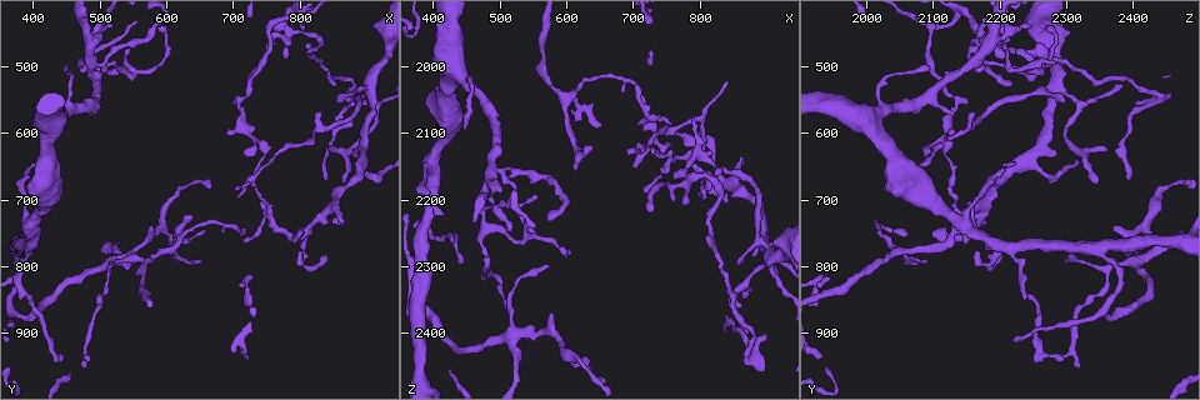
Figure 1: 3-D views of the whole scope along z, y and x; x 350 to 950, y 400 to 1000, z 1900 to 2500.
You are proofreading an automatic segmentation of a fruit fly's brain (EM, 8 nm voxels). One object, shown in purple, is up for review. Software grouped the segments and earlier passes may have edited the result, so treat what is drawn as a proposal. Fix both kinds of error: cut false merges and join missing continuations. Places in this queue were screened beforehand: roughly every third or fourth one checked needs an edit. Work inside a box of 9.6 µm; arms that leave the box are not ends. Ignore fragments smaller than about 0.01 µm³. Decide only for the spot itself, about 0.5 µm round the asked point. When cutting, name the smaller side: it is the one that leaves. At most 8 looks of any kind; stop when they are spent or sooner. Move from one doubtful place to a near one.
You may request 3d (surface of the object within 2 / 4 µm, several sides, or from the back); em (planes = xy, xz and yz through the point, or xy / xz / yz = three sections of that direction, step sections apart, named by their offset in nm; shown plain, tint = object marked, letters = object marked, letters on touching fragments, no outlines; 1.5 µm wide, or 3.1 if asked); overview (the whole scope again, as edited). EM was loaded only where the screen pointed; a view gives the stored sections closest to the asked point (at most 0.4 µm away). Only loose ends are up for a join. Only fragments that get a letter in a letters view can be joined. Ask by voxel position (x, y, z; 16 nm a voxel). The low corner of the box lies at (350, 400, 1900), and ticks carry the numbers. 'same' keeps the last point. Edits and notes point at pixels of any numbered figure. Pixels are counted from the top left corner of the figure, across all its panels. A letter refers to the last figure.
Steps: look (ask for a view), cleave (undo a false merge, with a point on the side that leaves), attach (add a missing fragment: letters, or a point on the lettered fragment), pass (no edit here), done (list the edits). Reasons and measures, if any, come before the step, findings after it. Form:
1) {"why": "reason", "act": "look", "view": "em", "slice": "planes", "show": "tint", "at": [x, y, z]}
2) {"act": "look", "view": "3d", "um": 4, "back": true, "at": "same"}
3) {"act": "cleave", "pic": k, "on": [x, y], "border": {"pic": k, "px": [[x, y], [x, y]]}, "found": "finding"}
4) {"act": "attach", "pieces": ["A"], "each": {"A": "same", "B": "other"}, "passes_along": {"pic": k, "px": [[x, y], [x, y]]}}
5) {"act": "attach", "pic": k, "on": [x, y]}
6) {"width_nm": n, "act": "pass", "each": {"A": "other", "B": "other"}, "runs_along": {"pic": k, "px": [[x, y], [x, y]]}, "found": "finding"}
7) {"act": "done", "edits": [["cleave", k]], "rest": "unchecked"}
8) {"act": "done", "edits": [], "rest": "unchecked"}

{"act": "look", "view": "em", "slice": "xz", "step": 8, "show": "tint", "at": [735, 615, 2115]}

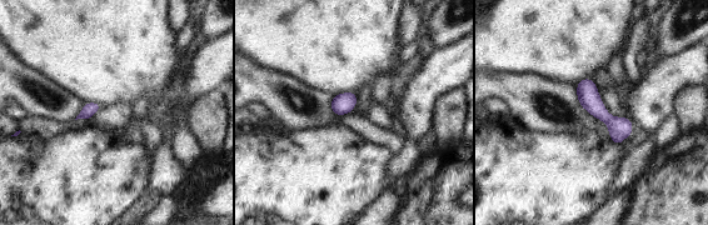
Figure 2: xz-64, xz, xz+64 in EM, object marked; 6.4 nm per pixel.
{"why": "cut it another way", "act": "look", "view": "em", "slice": "planes", "show": "letters", "at": "same"}

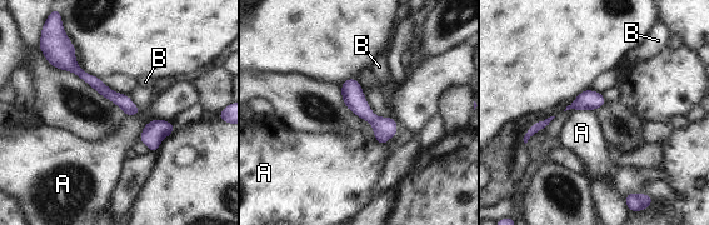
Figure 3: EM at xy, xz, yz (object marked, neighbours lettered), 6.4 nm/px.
{"act": "pass", "each": {"A": "other", "B": "other"}, "runs_along": {"pic": 3, "px": [[61, 63], [69, 63], [134, 109]]}, "found": "one neuron here"}

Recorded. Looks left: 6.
{"why": "three-way junction", "act": "look", "view": "3d", "um": 4, "at": [755, 730, 2140]}

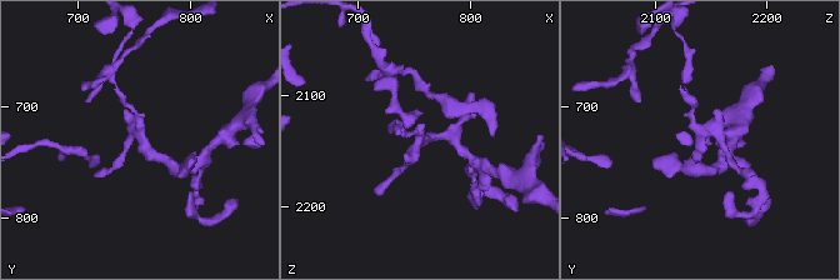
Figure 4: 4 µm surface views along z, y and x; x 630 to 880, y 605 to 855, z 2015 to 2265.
{"why": "now the EM", "act": "look", "view": "em", "slice": "planes", "show": "letters", "at": [760, 730, 2140]}

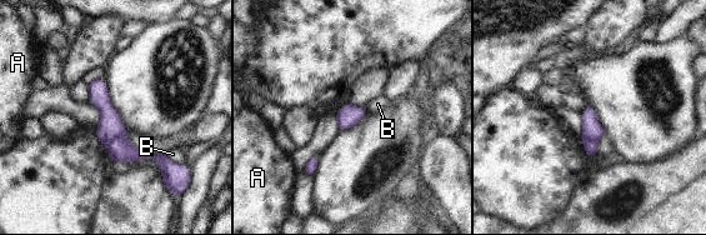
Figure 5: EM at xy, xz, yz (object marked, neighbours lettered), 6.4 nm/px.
{"act": "cleave", "pic": 5, "on": [110, 126], "each": {"A": "other", "B": "other"}, "found": "two neurons meet here"}

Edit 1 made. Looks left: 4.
{"why": "abrupt turn", "act": "look", "view": "em", "slice": "planes", "show": "letters", "at": [490, 495, 2155]}

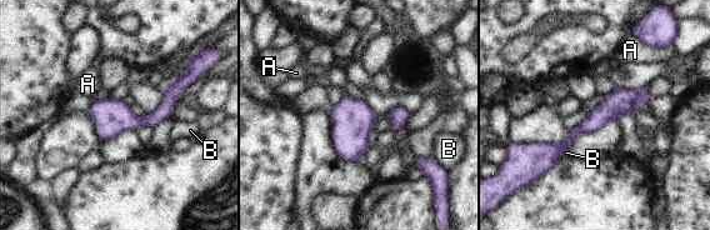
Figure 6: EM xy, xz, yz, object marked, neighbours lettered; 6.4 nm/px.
{"width_nm": 170, "act": "pass", "each": {"A": "other", "B": "other"}, "runs_along": {"pic": 6, "px": [[644, 91], [620, 101], [540, 160]]}, "found": "one neuron here"}

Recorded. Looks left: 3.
{"act": "done", "edits": [["cleave", 5]], "rest": "unchecked"}

